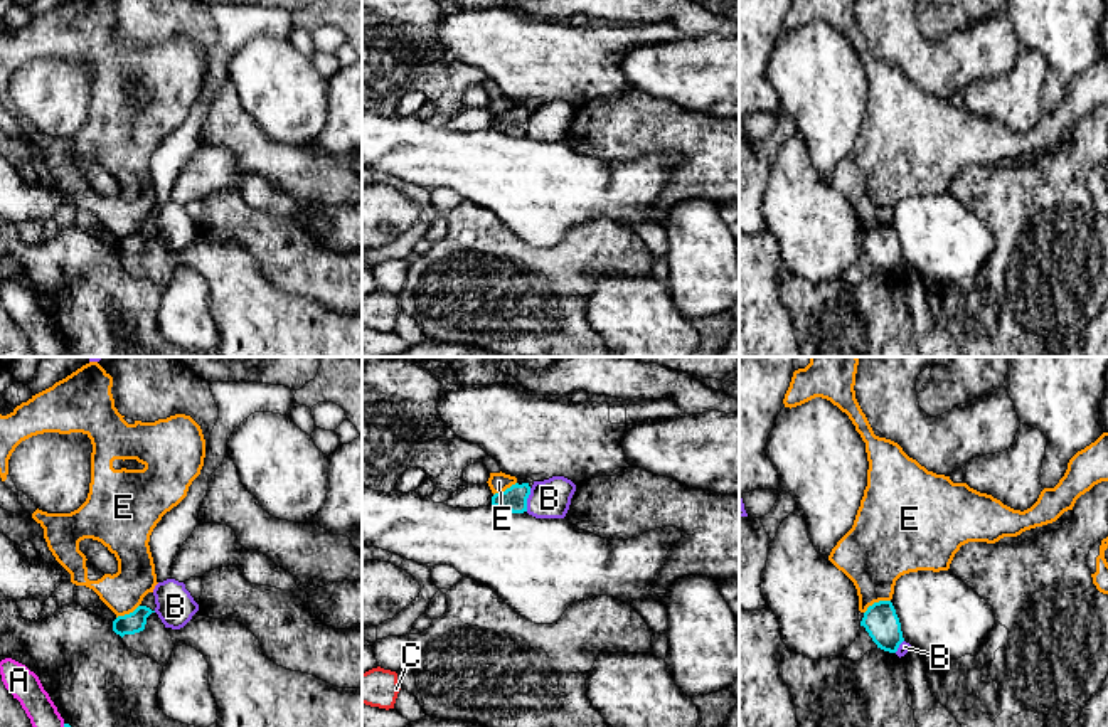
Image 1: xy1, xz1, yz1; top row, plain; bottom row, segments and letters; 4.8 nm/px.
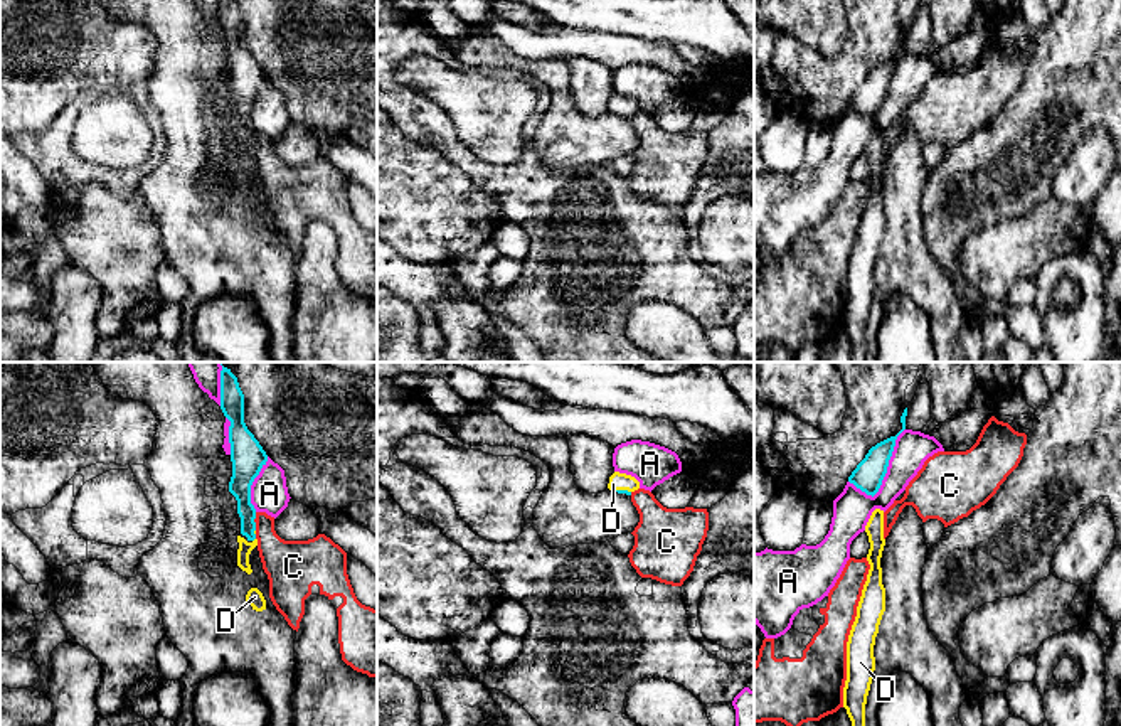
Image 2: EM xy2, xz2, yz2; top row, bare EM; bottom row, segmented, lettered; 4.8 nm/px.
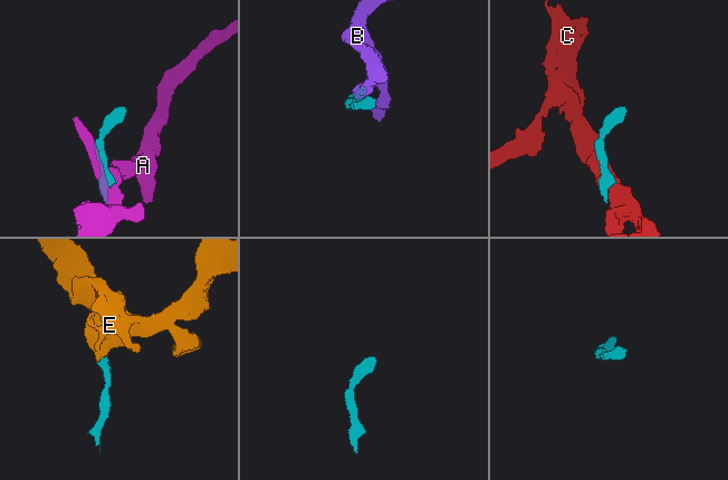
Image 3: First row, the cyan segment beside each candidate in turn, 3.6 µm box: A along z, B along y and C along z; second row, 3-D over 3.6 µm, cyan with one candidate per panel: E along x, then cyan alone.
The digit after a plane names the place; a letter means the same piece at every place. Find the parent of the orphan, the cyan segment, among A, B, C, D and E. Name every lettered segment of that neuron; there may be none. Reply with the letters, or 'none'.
D

